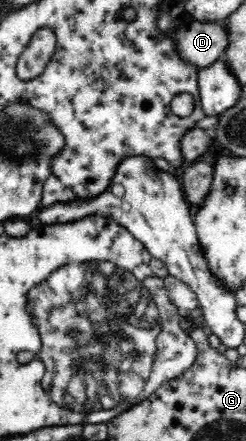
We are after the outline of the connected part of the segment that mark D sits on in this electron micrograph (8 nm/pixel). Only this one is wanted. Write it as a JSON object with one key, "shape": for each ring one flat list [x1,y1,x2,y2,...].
{"shape":[[187,19,174,34,176,47,180,49,184,61,190,61,198,68,214,64,225,56,230,40,230,31,226,20,204,22]]}

